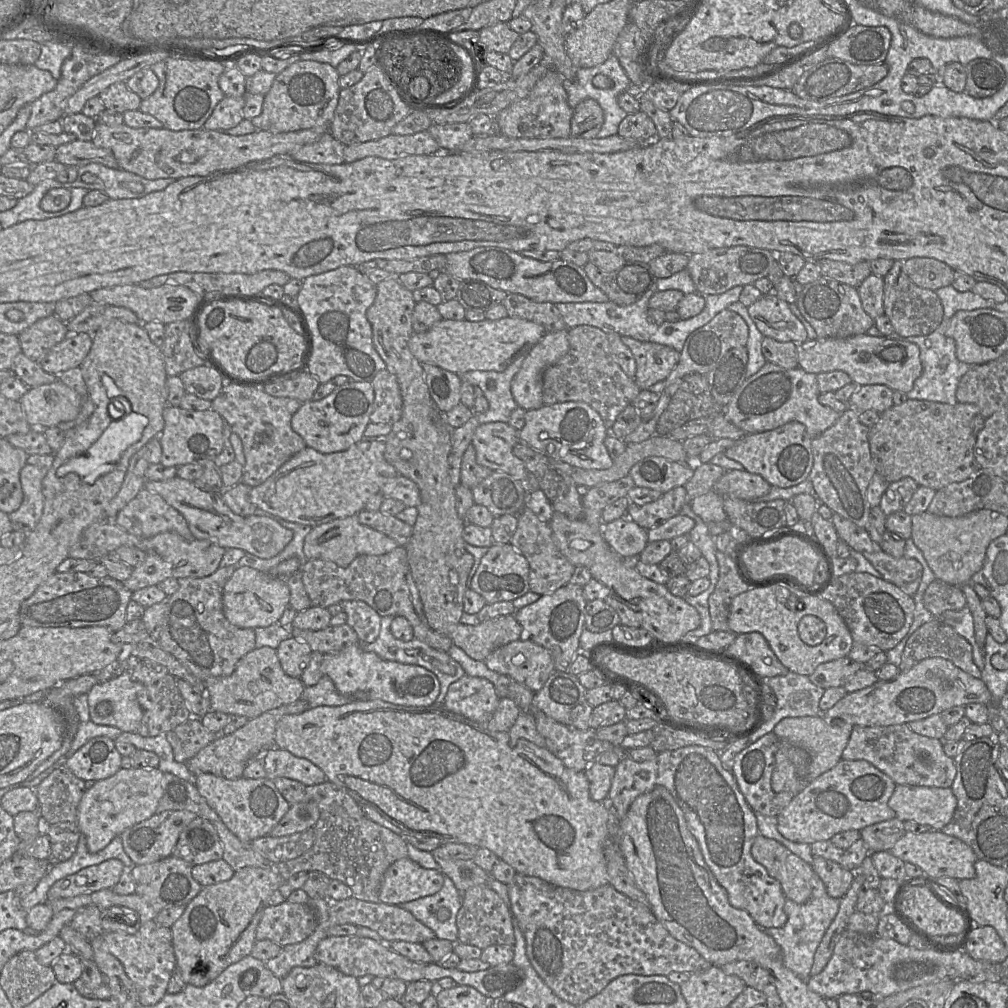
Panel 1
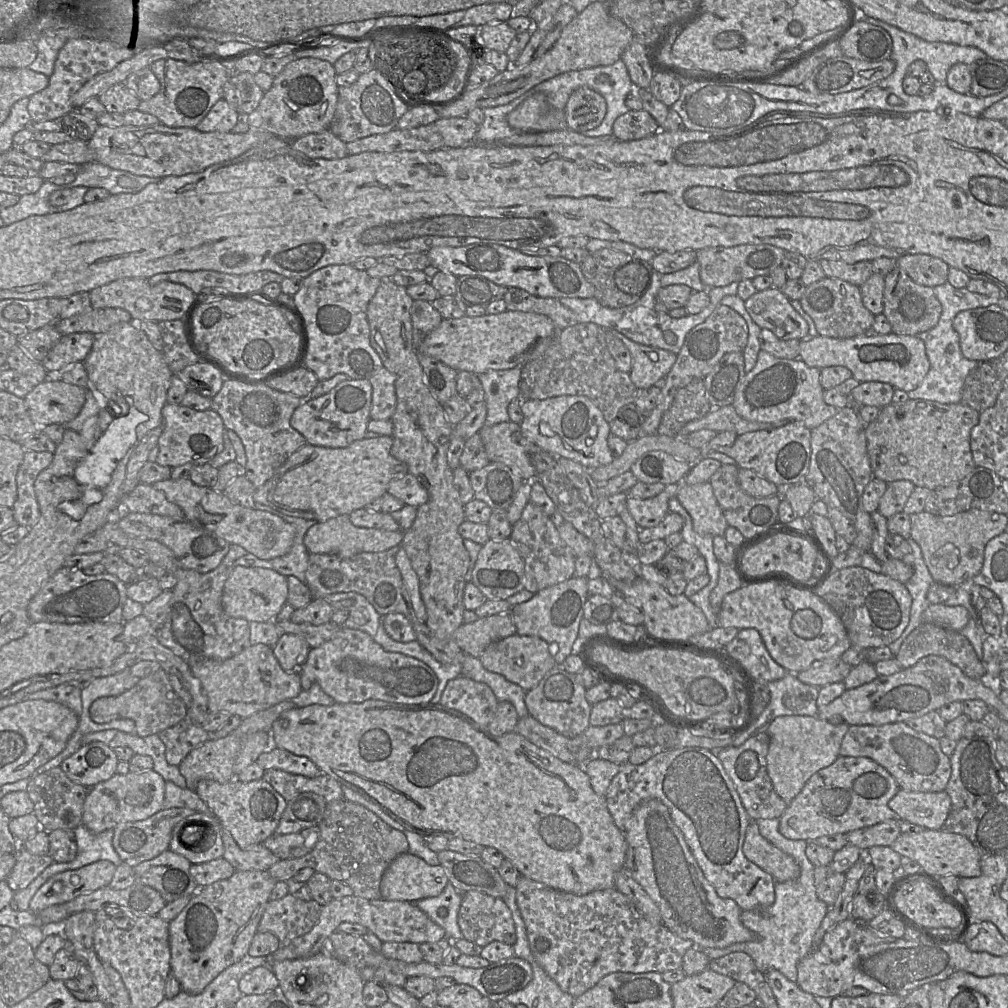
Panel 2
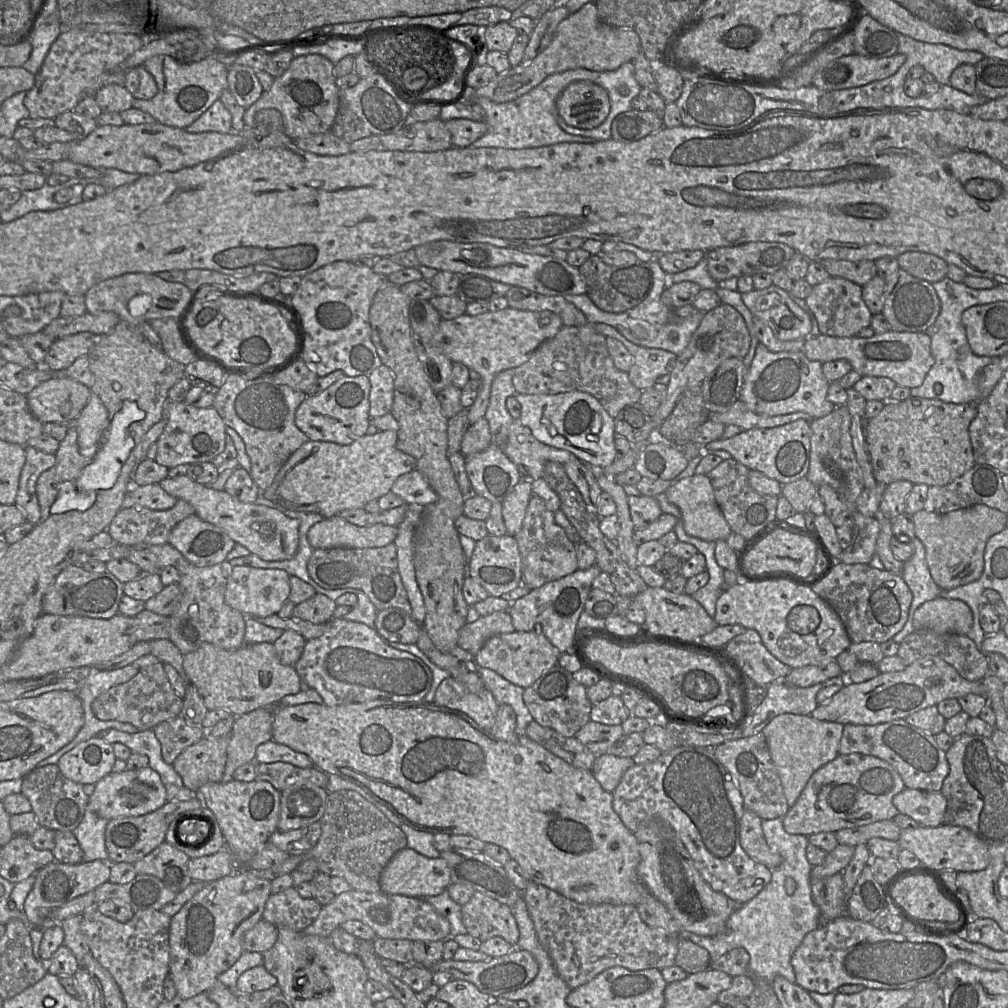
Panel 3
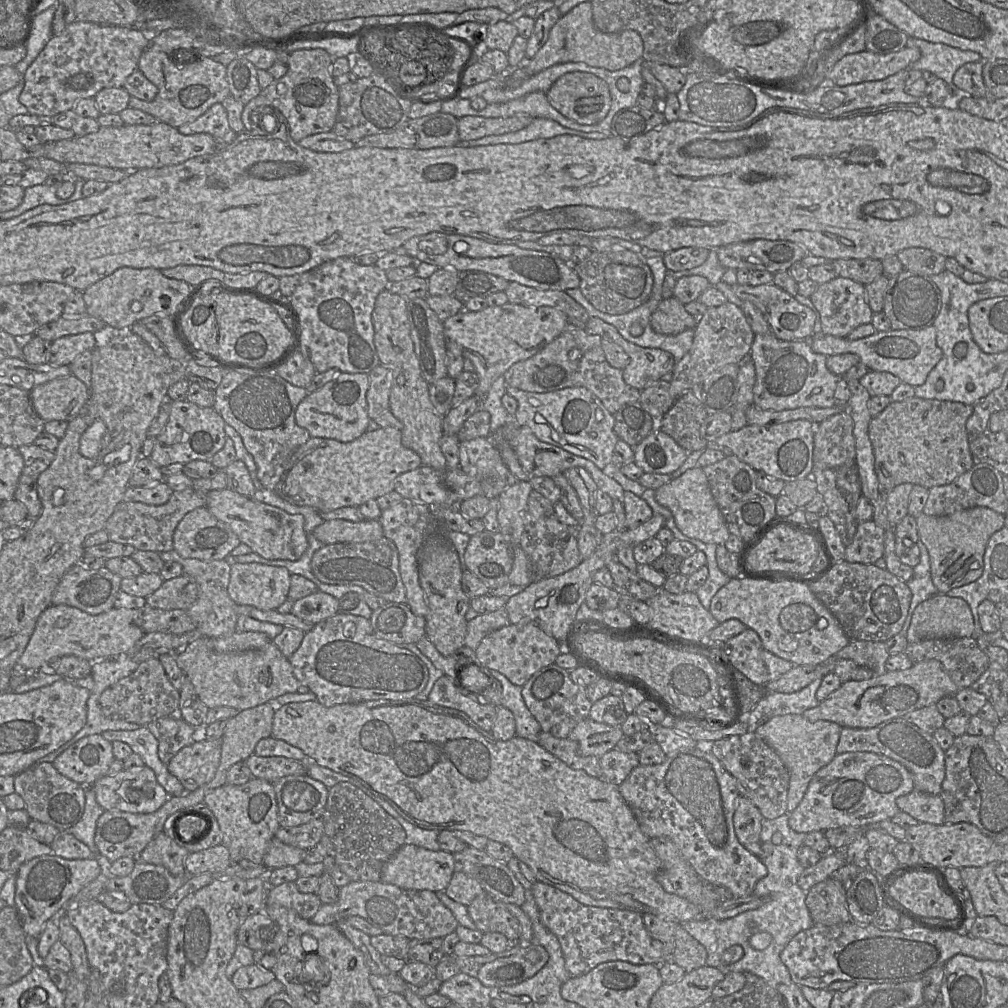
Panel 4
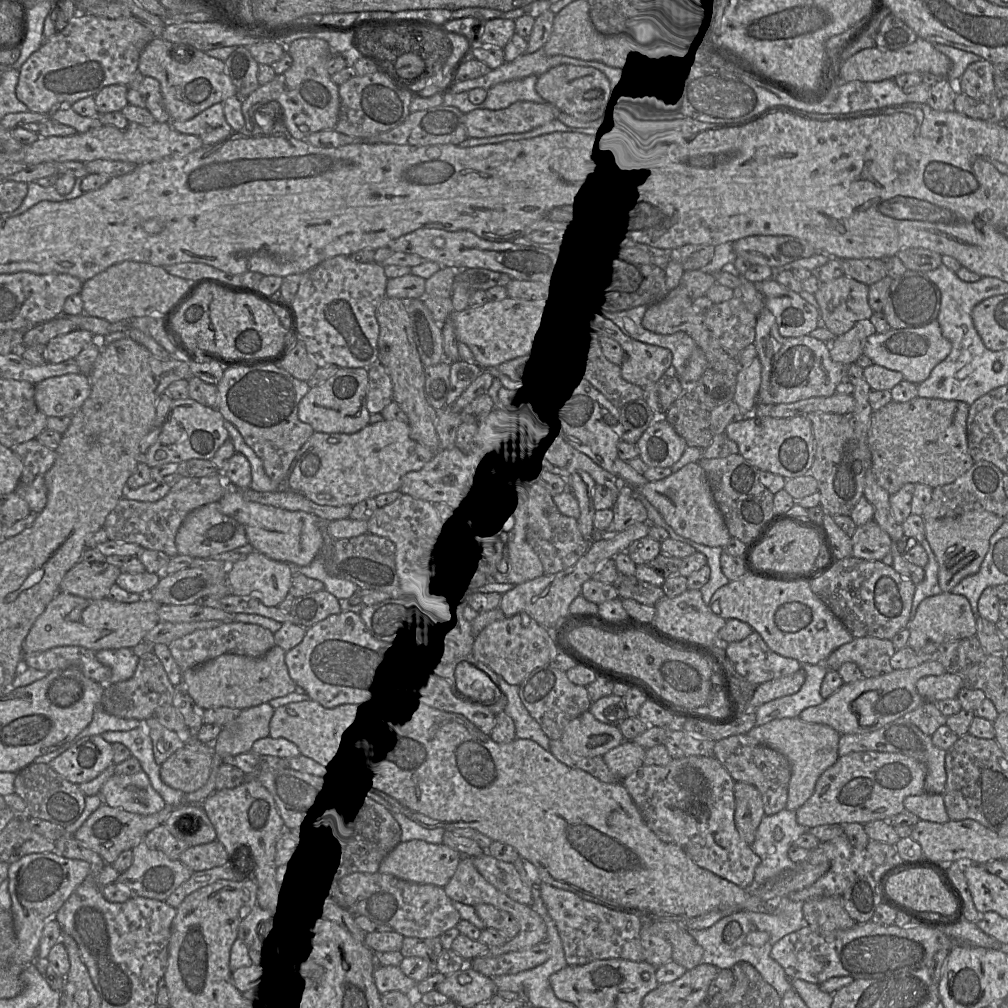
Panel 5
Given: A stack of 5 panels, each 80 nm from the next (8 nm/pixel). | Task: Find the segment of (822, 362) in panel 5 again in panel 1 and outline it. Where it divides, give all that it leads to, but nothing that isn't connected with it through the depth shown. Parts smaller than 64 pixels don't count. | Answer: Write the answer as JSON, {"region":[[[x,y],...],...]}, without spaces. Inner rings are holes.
{"region":[[[766,362],[758,372],[746,378],[728,404],[722,408],[723,413],[728,421],[747,434],[772,430],[785,423],[797,421],[806,427],[813,438],[831,427],[840,415],[818,401],[820,391],[816,375],[799,366],[786,369]]]}

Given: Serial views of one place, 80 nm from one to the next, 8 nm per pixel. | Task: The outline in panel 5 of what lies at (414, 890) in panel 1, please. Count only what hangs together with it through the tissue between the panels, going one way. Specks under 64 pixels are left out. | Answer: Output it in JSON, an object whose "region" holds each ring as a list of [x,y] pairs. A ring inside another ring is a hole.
{"region":[[[424,840],[400,842],[380,863],[378,872],[418,884],[433,884],[445,887],[462,859],[462,855],[454,849],[440,844],[428,843]]]}

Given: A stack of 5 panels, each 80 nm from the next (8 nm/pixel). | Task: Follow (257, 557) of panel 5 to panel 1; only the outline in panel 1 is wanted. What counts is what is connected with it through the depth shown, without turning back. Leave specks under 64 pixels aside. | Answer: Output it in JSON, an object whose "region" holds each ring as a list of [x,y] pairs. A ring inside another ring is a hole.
{"region":[[[237,567],[223,588],[222,610],[226,619],[240,628],[266,627],[277,623],[289,605],[290,592],[285,578],[250,567]]]}

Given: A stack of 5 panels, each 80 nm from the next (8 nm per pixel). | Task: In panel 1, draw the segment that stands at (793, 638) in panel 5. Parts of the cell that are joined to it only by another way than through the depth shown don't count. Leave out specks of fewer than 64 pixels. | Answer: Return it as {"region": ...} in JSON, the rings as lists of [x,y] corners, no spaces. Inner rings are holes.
{"region":[[[784,583],[765,588],[749,588],[734,597],[729,608],[728,627],[736,635],[761,633],[778,660],[790,672],[803,676],[810,676],[820,664],[847,657],[853,646],[851,633],[832,603],[820,596],[806,595]]]}

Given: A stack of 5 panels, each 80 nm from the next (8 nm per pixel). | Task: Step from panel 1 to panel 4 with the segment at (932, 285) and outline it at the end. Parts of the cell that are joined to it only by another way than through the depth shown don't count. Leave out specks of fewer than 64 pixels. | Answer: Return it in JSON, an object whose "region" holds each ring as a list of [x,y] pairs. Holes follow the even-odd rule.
{"region":[[[907,248],[897,255],[904,269],[929,276],[945,270],[946,257],[926,248]]]}

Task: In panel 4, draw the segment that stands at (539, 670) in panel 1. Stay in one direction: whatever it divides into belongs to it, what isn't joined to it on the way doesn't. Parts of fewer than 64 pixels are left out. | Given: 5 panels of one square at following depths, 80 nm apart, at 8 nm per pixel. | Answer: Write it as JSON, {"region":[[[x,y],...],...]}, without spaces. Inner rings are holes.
{"region":[[[509,623],[486,634],[474,650],[480,663],[503,674],[510,682],[522,687],[540,669],[555,663],[561,654],[561,645],[535,624]]]}

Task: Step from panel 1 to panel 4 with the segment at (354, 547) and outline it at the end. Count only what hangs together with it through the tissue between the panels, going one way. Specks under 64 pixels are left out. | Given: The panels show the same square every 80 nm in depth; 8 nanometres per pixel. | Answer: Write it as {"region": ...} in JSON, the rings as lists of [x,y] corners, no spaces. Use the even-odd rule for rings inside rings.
{"region":[[[344,519],[325,520],[312,531],[323,545],[338,542],[367,542],[383,537],[383,528],[376,519],[352,522]]]}

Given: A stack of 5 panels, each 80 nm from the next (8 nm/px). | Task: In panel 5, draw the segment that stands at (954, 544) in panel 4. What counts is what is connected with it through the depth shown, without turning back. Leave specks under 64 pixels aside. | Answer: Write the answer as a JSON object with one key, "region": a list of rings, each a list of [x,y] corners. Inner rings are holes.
{"region":[[[971,510],[956,517],[925,519],[925,535],[938,563],[938,584],[942,592],[950,592],[963,578],[975,574],[988,551],[989,540],[1005,522],[1005,518],[986,510]]]}

